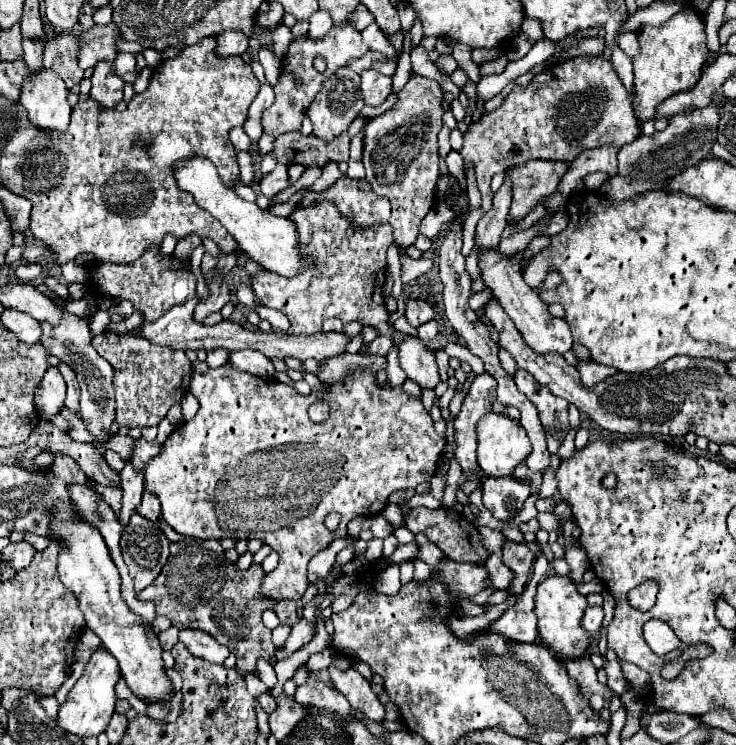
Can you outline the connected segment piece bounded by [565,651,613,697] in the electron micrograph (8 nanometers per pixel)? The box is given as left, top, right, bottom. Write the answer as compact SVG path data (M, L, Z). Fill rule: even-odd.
M585 651L581 657L575 657L573 661L565 661L565 669L573 681L579 683L581 695L591 697L593 693L599 693L603 697L611 697L613 691L597 681L597 669L589 661L589 651Z

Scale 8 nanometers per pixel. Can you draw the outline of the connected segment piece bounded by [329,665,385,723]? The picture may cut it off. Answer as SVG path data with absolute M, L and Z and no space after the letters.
M333 665L329 667L329 675L331 675L335 689L347 697L353 709L365 713L373 721L379 721L379 723L385 721L385 709L379 703L377 695L371 691L369 681L363 679L363 675L359 675L353 667L339 671Z

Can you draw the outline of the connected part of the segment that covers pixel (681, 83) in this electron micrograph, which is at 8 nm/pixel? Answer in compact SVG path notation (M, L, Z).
M685 7L679 15L671 17L667 23L659 27L643 27L639 31L641 53L633 59L635 65L635 91L637 91L637 107L635 113L649 121L653 113L665 97L673 93L693 89L697 77L701 77L703 65L707 63L707 41L705 23L702 18L689 7Z

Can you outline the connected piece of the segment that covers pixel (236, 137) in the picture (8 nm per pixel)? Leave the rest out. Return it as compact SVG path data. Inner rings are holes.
M233 127L233 129L229 131L229 141L231 141L231 145L233 145L235 149L249 151L249 147L251 147L251 139L249 139L249 135L243 131L243 127Z

